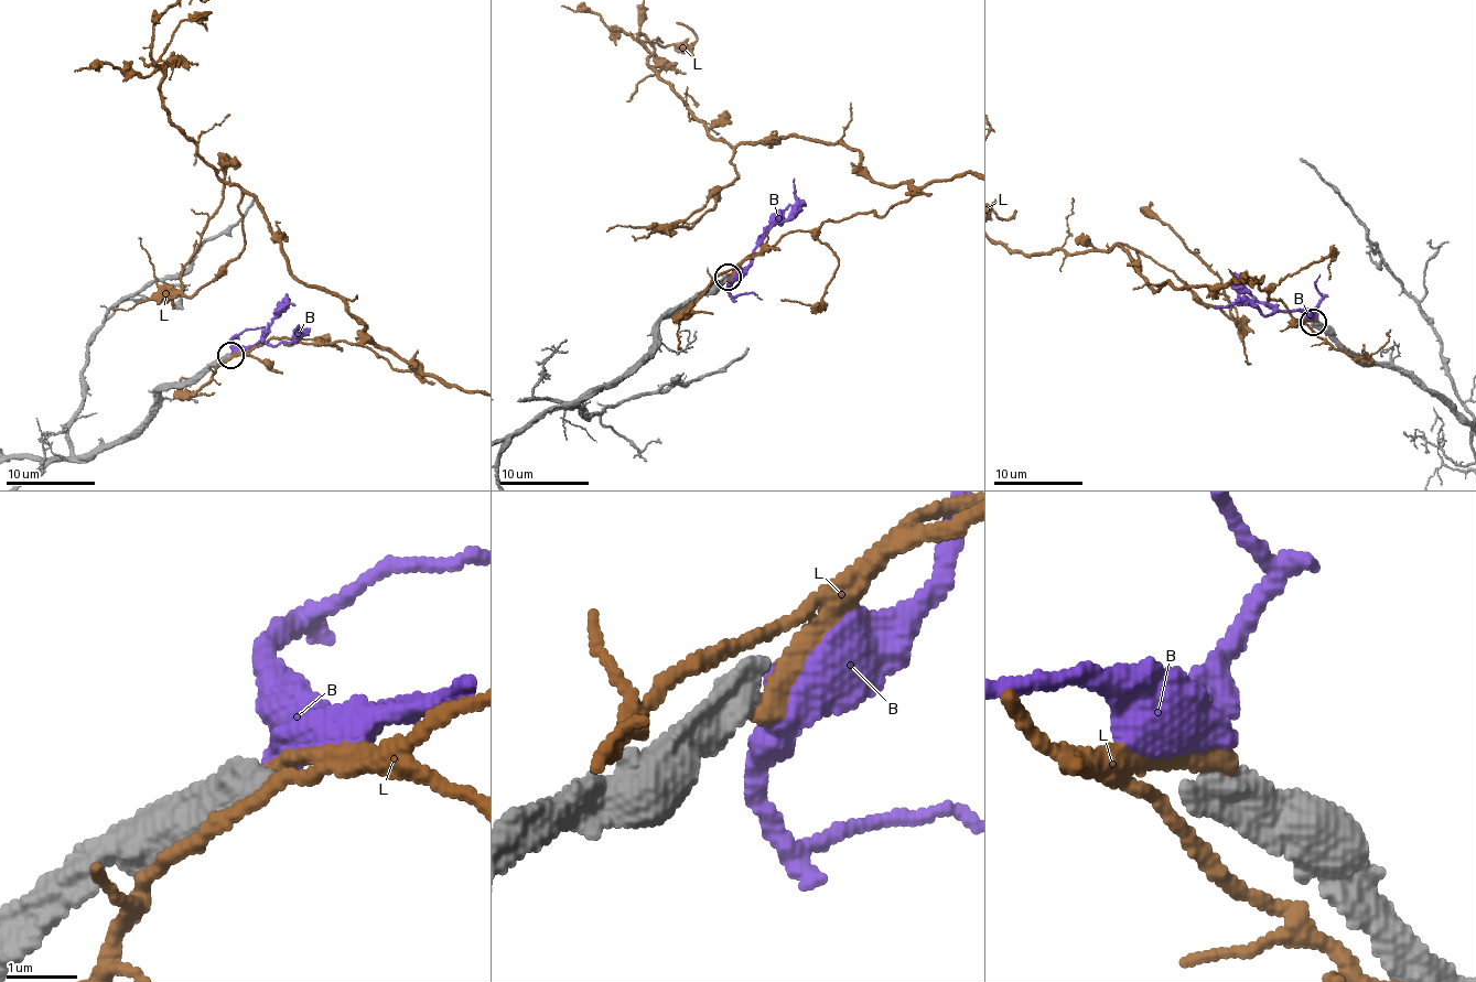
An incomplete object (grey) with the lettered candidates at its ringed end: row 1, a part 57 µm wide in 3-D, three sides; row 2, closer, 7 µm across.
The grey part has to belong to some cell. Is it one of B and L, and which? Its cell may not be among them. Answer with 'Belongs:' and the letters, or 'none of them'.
Belongs: none of them

